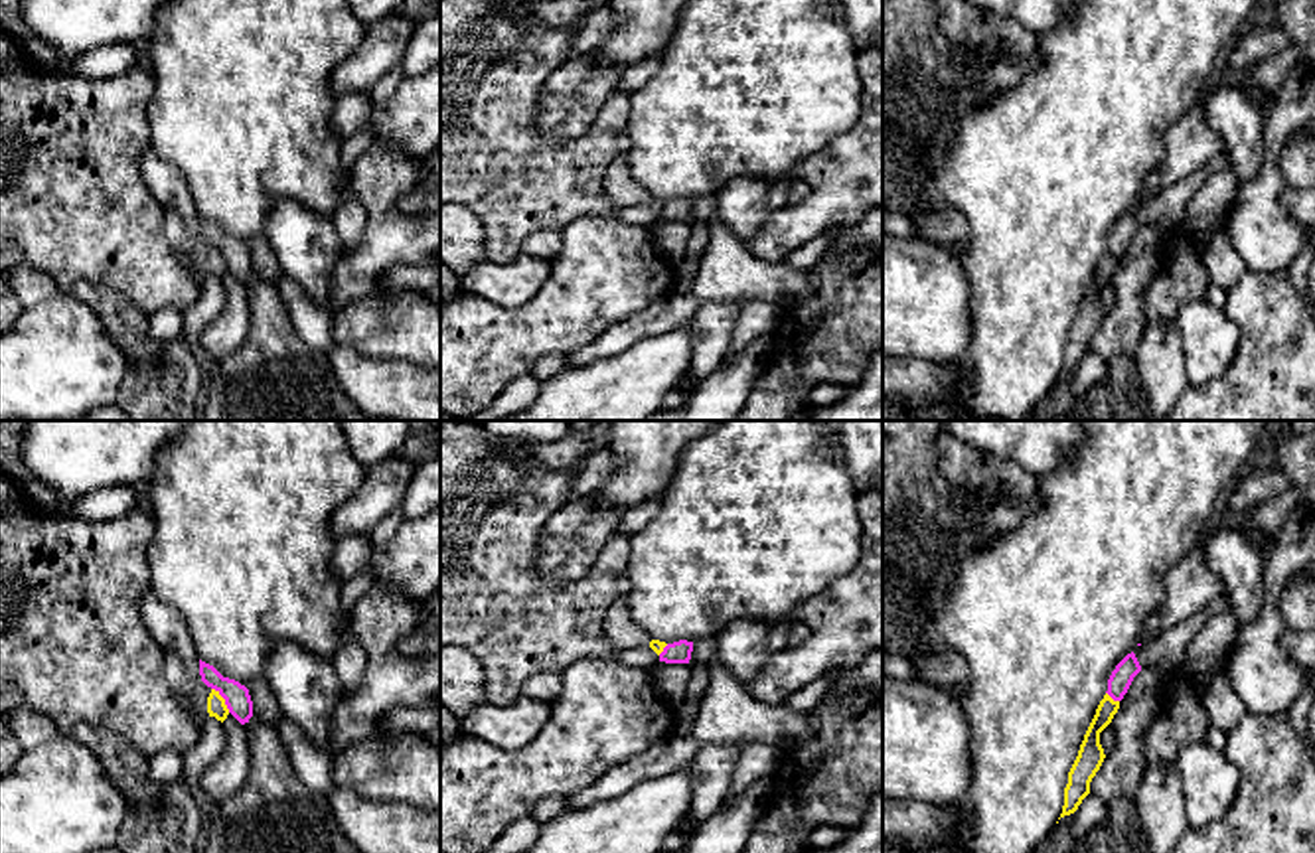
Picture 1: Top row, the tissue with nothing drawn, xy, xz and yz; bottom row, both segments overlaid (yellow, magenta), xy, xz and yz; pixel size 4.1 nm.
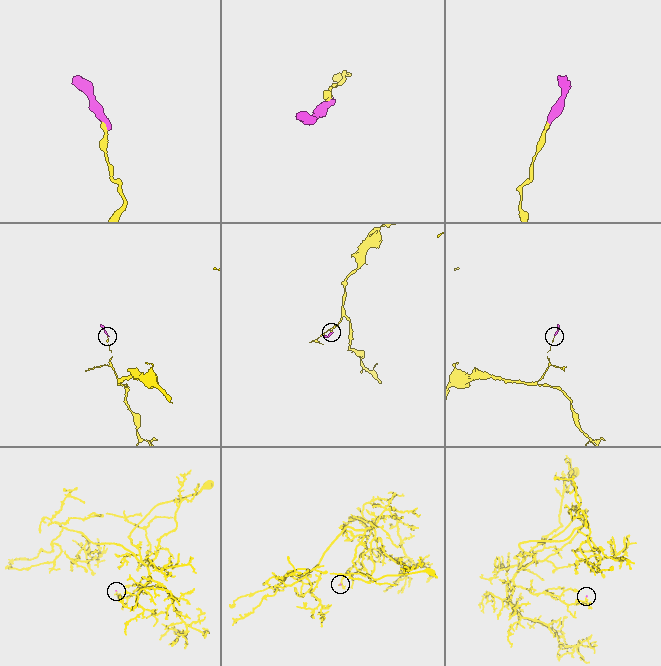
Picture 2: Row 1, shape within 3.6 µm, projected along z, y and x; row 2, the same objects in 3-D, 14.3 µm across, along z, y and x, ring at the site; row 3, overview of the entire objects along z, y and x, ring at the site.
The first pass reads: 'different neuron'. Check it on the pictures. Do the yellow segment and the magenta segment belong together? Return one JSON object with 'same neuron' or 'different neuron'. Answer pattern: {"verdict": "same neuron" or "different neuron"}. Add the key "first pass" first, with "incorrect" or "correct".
{"first pass": "correct", "verdict": "different neuron"}

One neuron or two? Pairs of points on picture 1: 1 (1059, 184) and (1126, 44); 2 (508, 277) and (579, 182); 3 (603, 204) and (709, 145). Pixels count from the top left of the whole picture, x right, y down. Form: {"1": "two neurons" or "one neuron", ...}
{"1": "one neuron", "2": "two neurons", "3": "two neurons"}

